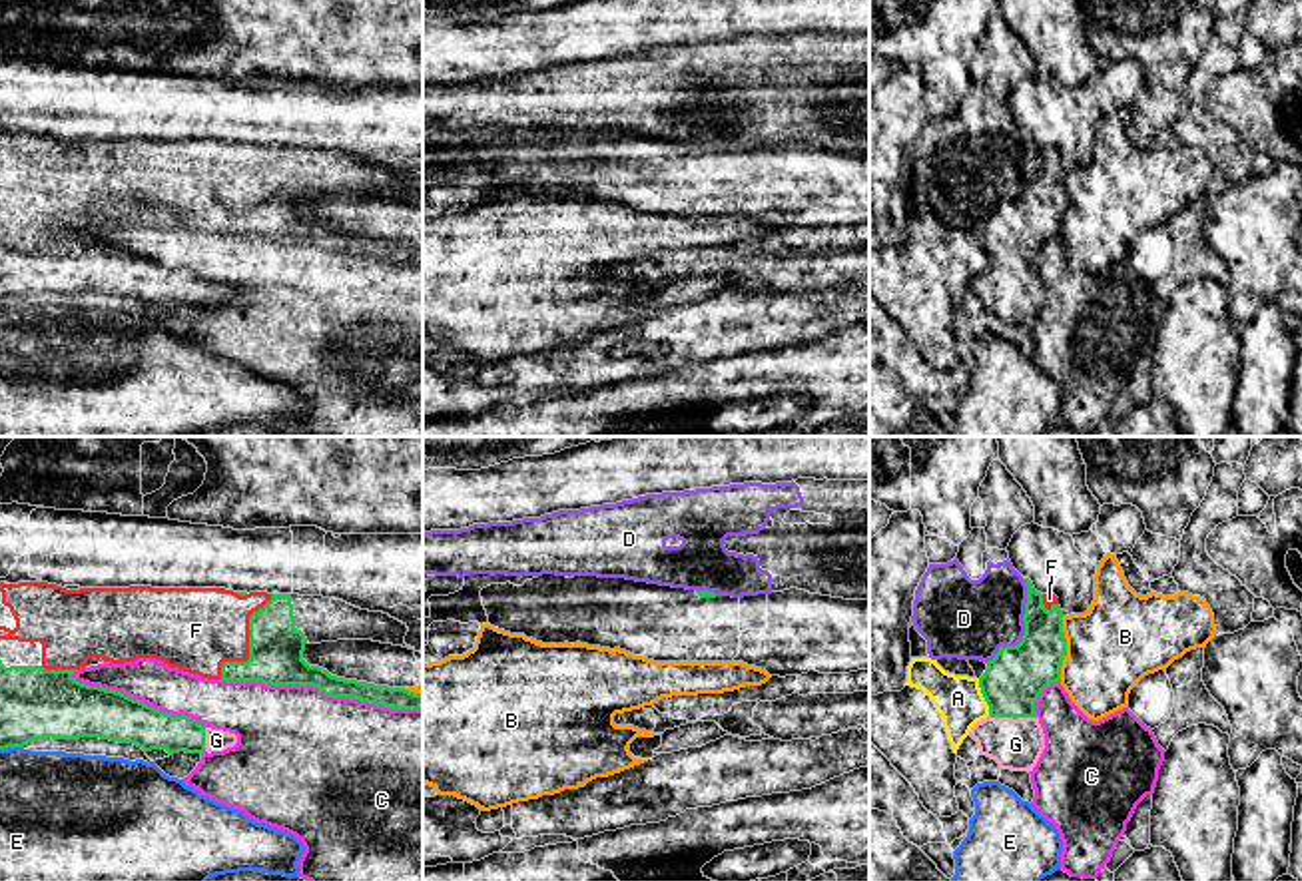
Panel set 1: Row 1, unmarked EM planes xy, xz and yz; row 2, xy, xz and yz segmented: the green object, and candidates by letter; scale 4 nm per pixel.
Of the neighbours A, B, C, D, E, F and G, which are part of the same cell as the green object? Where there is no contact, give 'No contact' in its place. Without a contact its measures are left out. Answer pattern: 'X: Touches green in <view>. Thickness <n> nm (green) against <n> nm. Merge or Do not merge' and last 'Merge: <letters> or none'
A: Touches green in yz. Thickness 240 nm (green) against 190 nm. Do not merge
B: Touches green in yz. Thickness 240 nm (green) against 360 nm. Do not merge
C: Touches green in xy. Thickness 220 nm (green) against 480 nm. Do not merge
D: Touches green in yz. Thickness 240 nm (green) against 320 nm. Do not merge
E: Touches green in xy. Thickness 280 nm (green) against 360 nm. Do not merge
F: Touches green in xy. Thickness 220 nm (green) against 340 nm. Merge
G: Touches green in yz. Thickness 240 nm (green) against 200 nm. Merge
Merge: F, G

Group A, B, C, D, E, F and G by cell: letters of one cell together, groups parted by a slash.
A / B / C / D / E / F G

